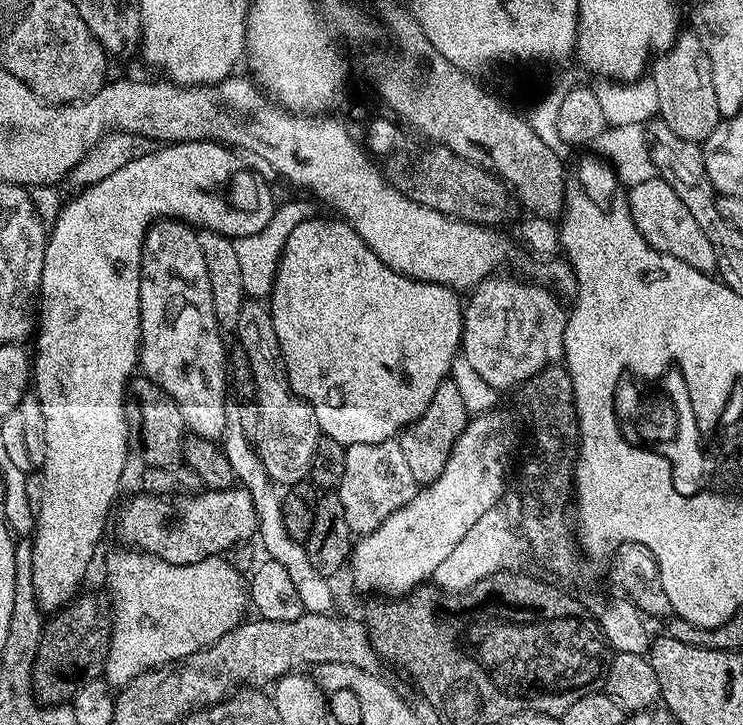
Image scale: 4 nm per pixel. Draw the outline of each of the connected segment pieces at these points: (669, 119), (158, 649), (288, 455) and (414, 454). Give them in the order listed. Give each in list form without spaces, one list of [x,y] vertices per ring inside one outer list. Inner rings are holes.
[[[681,31],[676,41],[651,61],[650,79],[658,90],[659,119],[664,120],[678,138],[703,142],[720,125],[722,117],[714,98],[710,58],[706,58],[706,50],[702,50],[702,42],[695,31]]]
[[[139,550],[116,552],[108,560],[107,595],[110,597],[111,611],[115,613],[112,644],[120,644],[126,659],[148,660],[144,662],[181,660],[207,648],[213,640],[222,638],[222,634],[234,630],[245,619],[244,607],[249,607],[250,597],[245,585],[240,585],[240,580],[241,573],[234,571],[224,558],[215,562],[206,559],[200,564],[171,564]]]
[[[246,302],[238,314],[238,326],[234,336],[239,346],[246,352],[248,359],[248,373],[252,378],[252,384],[256,387],[254,401],[257,406],[258,415],[261,419],[258,436],[254,441],[254,447],[258,458],[262,458],[262,466],[266,466],[266,474],[277,486],[297,484],[300,480],[309,479],[308,471],[316,460],[316,447],[322,441],[322,433],[318,426],[318,418],[311,406],[304,401],[299,394],[290,386],[290,378],[286,370],[286,362],[282,358],[282,346],[278,346],[278,334],[274,334],[274,322],[271,311],[264,308],[260,302]]]
[[[451,378],[442,381],[438,390],[434,390],[434,398],[430,398],[430,406],[426,406],[422,415],[409,424],[398,437],[402,455],[406,457],[406,463],[410,465],[410,474],[414,474],[417,485],[434,482],[434,478],[438,478],[438,474],[446,470],[446,462],[450,458],[454,442],[458,442],[469,419],[470,413],[462,403],[462,394],[459,393],[458,386],[454,386]]]

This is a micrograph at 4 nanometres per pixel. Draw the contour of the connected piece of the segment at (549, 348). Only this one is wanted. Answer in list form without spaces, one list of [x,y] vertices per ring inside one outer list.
[[[493,274],[471,289],[472,297],[463,305],[462,358],[492,388],[516,390],[544,368],[563,361],[568,312],[556,301],[557,293],[543,283],[527,284],[504,275]]]

